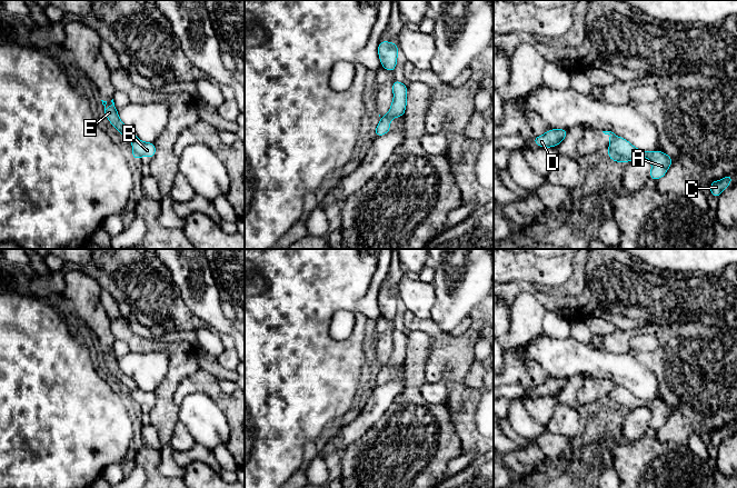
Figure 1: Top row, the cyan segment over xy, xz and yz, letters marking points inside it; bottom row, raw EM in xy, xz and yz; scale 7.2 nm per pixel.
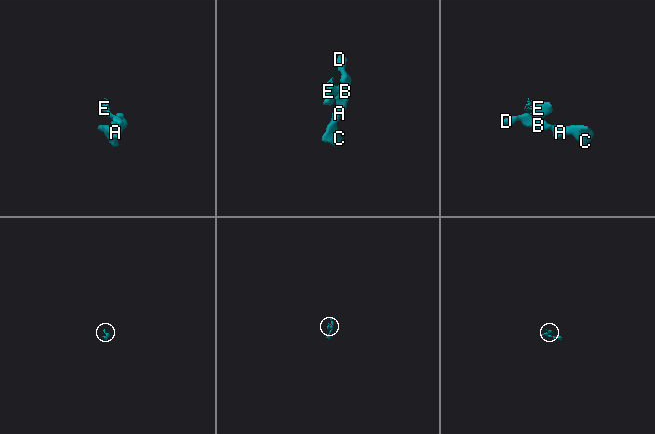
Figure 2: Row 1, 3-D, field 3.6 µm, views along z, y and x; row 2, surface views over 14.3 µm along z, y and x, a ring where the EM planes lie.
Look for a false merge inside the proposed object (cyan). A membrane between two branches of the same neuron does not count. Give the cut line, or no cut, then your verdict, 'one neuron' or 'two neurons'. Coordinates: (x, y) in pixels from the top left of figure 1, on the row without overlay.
cut in xy along (136, 387), (132, 390); two neurons

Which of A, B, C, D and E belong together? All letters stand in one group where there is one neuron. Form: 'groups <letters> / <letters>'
groups A B C D / E

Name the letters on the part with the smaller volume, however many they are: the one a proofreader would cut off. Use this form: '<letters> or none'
E

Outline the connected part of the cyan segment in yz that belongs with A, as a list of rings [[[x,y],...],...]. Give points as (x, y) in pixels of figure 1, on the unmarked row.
[[[617,386],[608,394],[608,407],[616,411],[628,411],[638,407],[649,408],[651,410],[649,427],[656,430],[666,424],[673,412],[673,407],[660,399],[643,400],[621,386]]]

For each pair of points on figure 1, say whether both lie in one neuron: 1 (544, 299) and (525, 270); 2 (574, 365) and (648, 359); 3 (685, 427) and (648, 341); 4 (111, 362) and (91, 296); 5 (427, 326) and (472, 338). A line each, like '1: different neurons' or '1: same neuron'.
1: different neurons
2: different neurons
3: different neurons
4: same neuron
5: same neuron

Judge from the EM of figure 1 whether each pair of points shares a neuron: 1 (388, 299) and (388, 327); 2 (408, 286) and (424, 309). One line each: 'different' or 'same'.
1: different
2: same

